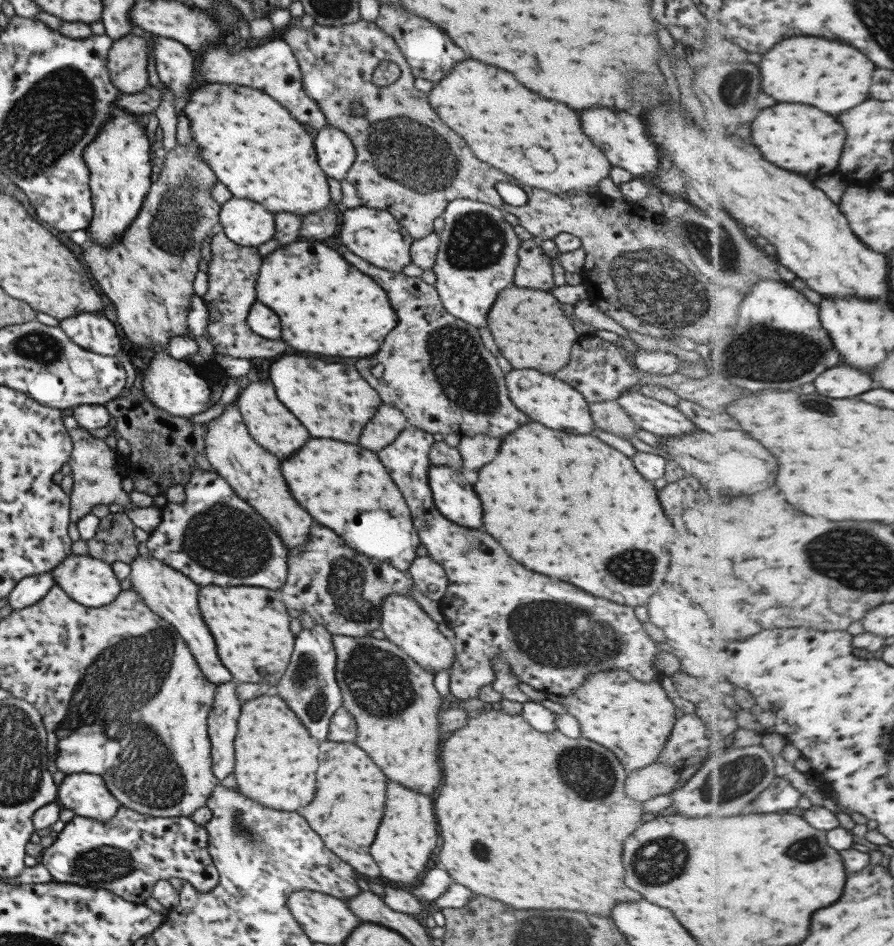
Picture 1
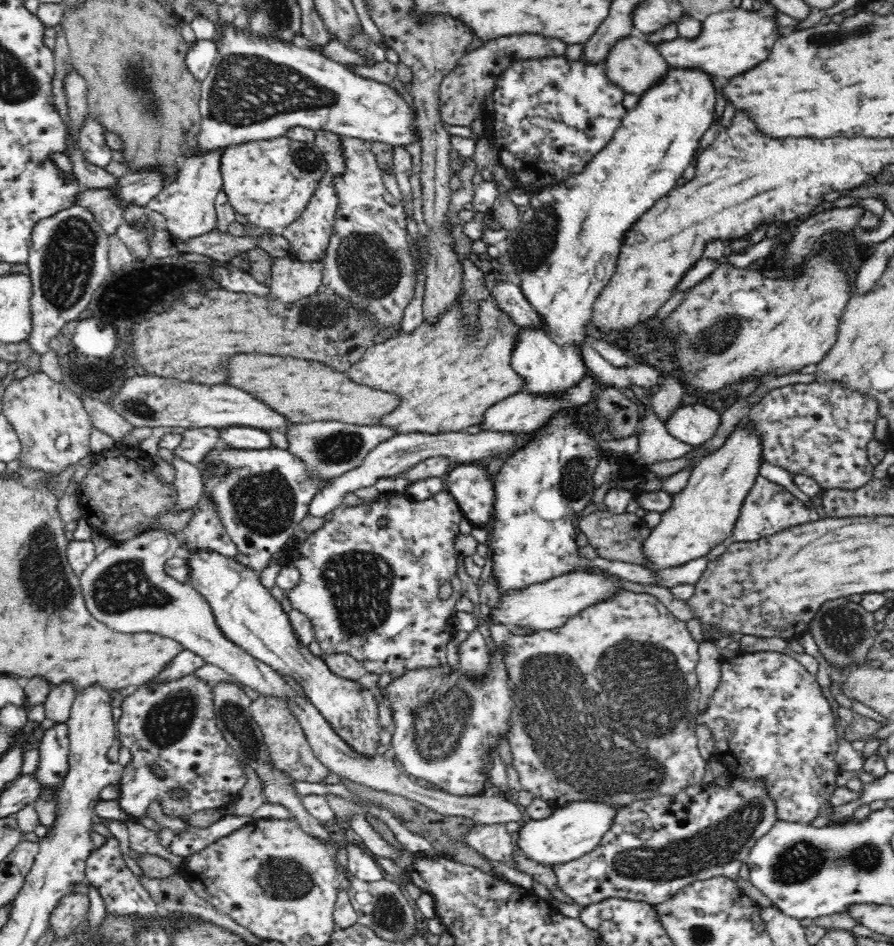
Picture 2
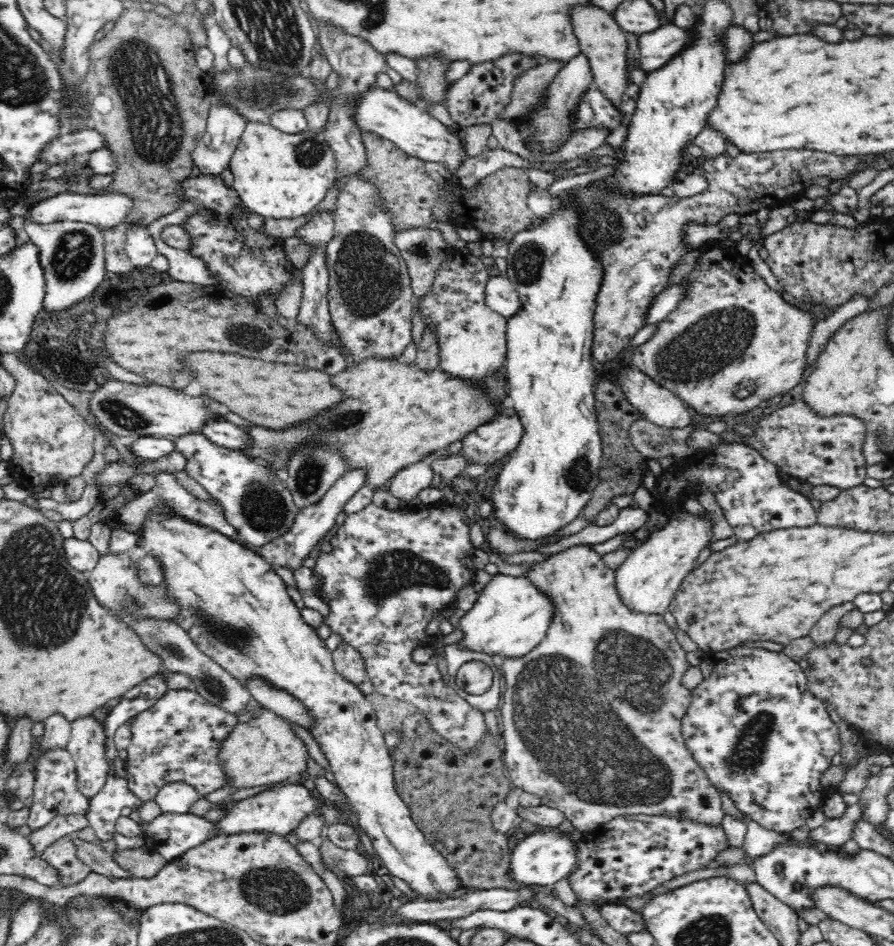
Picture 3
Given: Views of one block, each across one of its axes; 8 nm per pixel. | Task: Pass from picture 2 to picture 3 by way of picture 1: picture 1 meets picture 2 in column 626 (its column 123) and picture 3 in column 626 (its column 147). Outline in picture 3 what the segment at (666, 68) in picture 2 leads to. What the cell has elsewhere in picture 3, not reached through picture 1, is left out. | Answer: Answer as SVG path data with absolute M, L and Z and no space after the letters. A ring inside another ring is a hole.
M580 6L580 8L574 8L572 24L574 24L574 35L578 37L580 51L588 58L595 87L609 98L624 118L622 124L618 128L614 128L603 142L603 144L608 144L617 149L624 143L629 125L629 115L620 109L620 102L622 102L622 96L626 92L626 88L632 82L640 80L642 71L638 71L638 65L636 65L632 74L628 72L628 40L626 40L623 30L611 14L608 14L602 8L596 8L596 6L592 10L588 6ZM630 76L632 78L629 78Z

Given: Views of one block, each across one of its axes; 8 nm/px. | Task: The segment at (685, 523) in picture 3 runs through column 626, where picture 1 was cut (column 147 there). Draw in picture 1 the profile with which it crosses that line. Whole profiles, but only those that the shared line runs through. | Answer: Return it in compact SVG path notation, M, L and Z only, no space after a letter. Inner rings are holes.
M138 556L132 562L129 577L132 581L132 587L144 599L146 606L154 614L169 622L175 628L175 631L180 633L182 640L186 643L186 647L190 649L190 653L194 655L194 660L201 668L204 676L217 685L231 681L233 676L218 658L212 634L206 628L206 624L200 616L200 610L198 610L198 588L200 587L191 579L188 579L188 576L184 576L182 572L178 572L175 568L153 557L142 558L142 556Z

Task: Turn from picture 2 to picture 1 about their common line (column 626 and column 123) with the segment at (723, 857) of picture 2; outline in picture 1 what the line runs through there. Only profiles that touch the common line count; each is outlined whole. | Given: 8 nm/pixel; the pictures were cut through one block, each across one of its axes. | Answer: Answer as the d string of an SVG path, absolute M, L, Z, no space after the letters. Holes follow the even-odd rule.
M121 806L105 823L76 815L65 824L50 847L42 850L40 862L49 870L56 882L103 888L134 904L145 904L145 900L152 894L153 886L159 880L180 878L191 890L212 890L218 884L219 870L213 863L208 841L207 828L196 824L190 816L153 817Z

